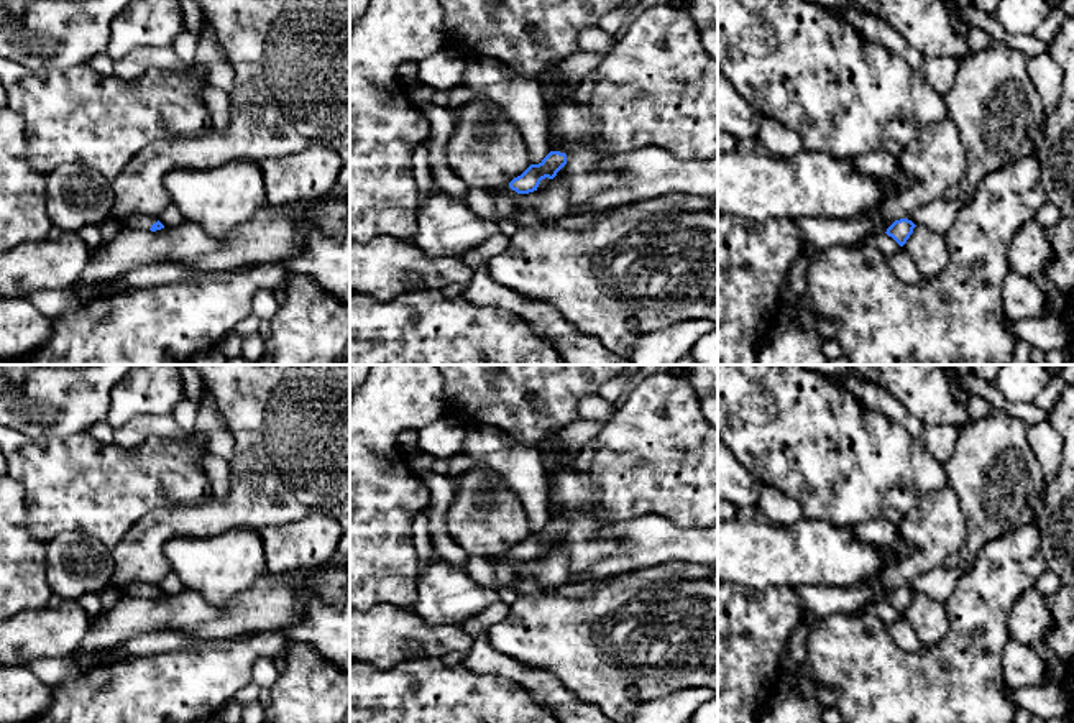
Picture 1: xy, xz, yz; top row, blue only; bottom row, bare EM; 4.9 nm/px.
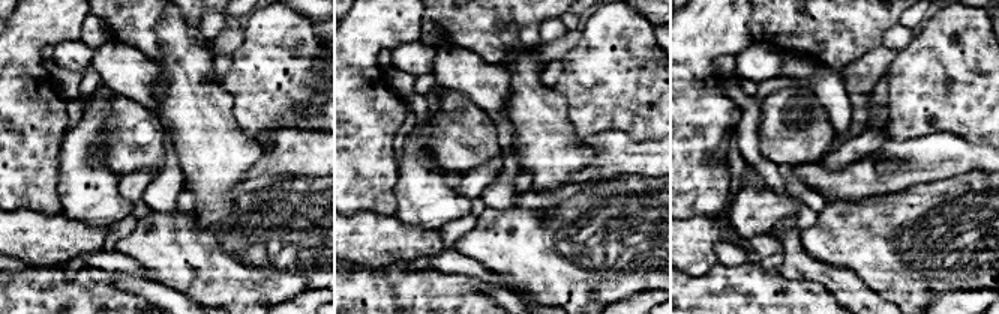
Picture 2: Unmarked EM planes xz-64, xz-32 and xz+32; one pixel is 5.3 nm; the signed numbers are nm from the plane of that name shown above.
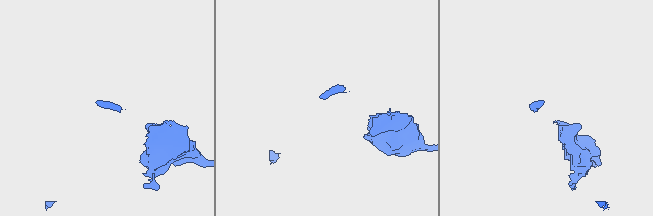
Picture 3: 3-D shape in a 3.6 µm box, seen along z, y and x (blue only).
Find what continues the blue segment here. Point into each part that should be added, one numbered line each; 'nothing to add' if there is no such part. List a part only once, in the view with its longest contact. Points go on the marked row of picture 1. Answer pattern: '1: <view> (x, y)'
1: xy (137, 221)

